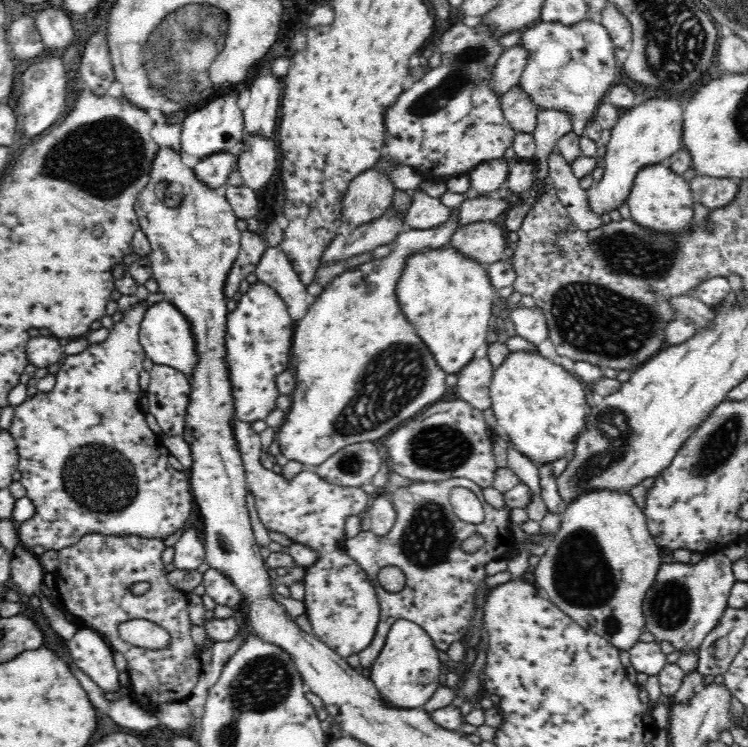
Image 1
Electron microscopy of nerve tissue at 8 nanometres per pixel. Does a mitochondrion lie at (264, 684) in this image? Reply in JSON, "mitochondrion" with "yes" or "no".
{"mitochondrion":"yes"}

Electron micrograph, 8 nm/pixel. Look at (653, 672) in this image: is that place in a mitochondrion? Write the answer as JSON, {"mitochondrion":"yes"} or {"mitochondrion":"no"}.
{"mitochondrion":"no"}

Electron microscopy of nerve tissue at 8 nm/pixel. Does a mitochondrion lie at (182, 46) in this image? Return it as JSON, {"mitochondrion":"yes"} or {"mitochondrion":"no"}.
{"mitochondrion":"yes"}

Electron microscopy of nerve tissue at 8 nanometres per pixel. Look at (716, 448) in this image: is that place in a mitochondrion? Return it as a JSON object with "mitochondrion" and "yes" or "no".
{"mitochondrion":"yes"}

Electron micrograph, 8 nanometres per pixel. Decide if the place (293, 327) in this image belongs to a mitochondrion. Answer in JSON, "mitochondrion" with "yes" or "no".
{"mitochondrion":"no"}

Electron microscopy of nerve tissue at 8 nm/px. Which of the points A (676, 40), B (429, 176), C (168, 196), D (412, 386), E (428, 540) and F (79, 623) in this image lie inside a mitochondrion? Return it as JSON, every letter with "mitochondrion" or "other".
{"A":"mitochondrion","B":"other","C":"other","D":"mitochondrion","E":"mitochondrion","F":"other"}

